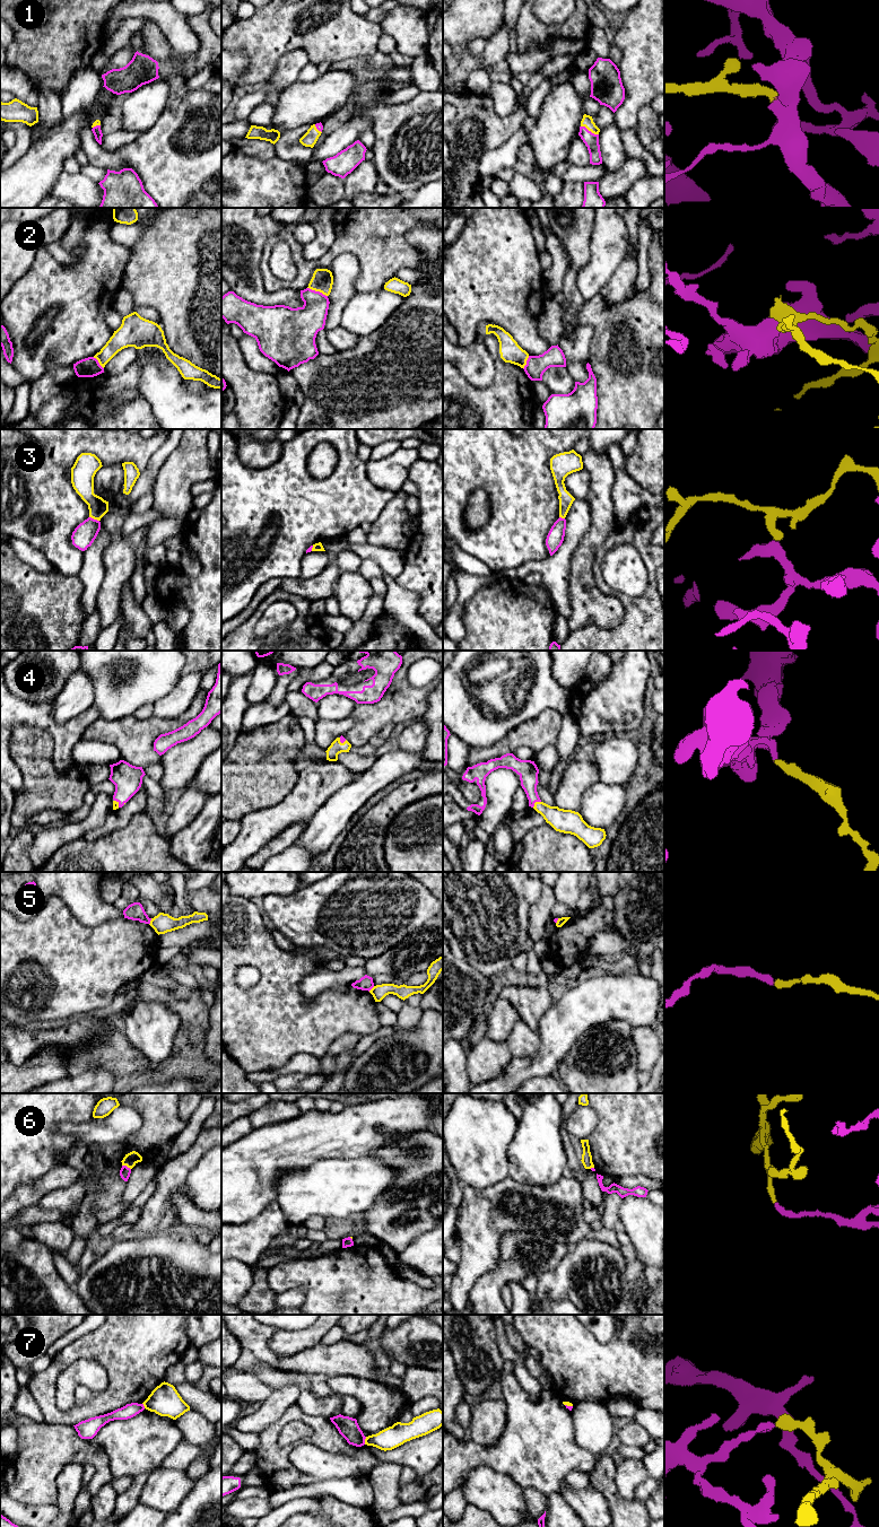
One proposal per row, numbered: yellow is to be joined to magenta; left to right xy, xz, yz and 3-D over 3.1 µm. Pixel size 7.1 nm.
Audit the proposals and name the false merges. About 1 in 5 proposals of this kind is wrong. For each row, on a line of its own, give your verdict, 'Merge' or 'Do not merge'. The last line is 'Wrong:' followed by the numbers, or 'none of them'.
1: Merge
2: Do not merge
3: Do not merge
4: Merge
5: Do not merge
6: Do not merge
7: Do not merge
Wrong: 2, 3, 5, 6, 7

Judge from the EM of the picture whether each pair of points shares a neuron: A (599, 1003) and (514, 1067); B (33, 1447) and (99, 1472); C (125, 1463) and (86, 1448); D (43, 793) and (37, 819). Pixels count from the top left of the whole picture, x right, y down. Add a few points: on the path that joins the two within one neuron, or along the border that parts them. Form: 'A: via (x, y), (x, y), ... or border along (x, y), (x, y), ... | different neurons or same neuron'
A: via (577, 1022), (536, 1064) | same neuron
B: via (51, 1447), (68, 1447), (86, 1454) | same neuron
C: border along (90, 1439), (107, 1457), (110, 1472), (113, 1477) | different neurons
D: border along (66, 812), (58, 810), (38, 811), (27, 823) | different neurons

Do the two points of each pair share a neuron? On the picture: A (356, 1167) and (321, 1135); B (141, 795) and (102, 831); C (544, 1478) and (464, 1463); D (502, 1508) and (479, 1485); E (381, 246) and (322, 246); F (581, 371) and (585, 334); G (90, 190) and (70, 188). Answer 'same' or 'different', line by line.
A: different
B: same
C: same
D: same
E: different
F: same
G: same

